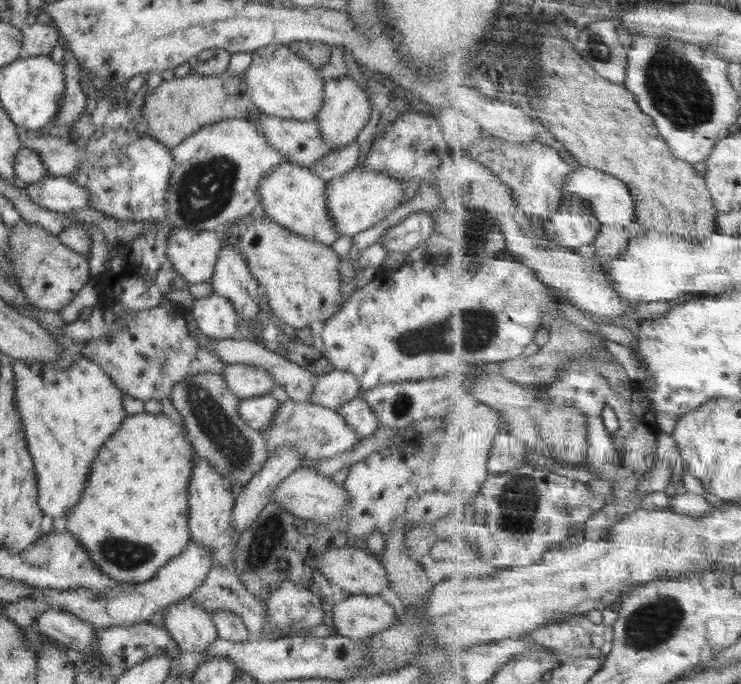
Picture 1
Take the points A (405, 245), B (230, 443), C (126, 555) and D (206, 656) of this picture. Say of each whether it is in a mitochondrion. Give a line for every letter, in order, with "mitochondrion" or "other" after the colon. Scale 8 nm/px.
A: other
B: mitochondrion
C: mitochondrion
D: other

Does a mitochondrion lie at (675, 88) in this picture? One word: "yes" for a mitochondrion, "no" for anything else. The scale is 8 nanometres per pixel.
yes

